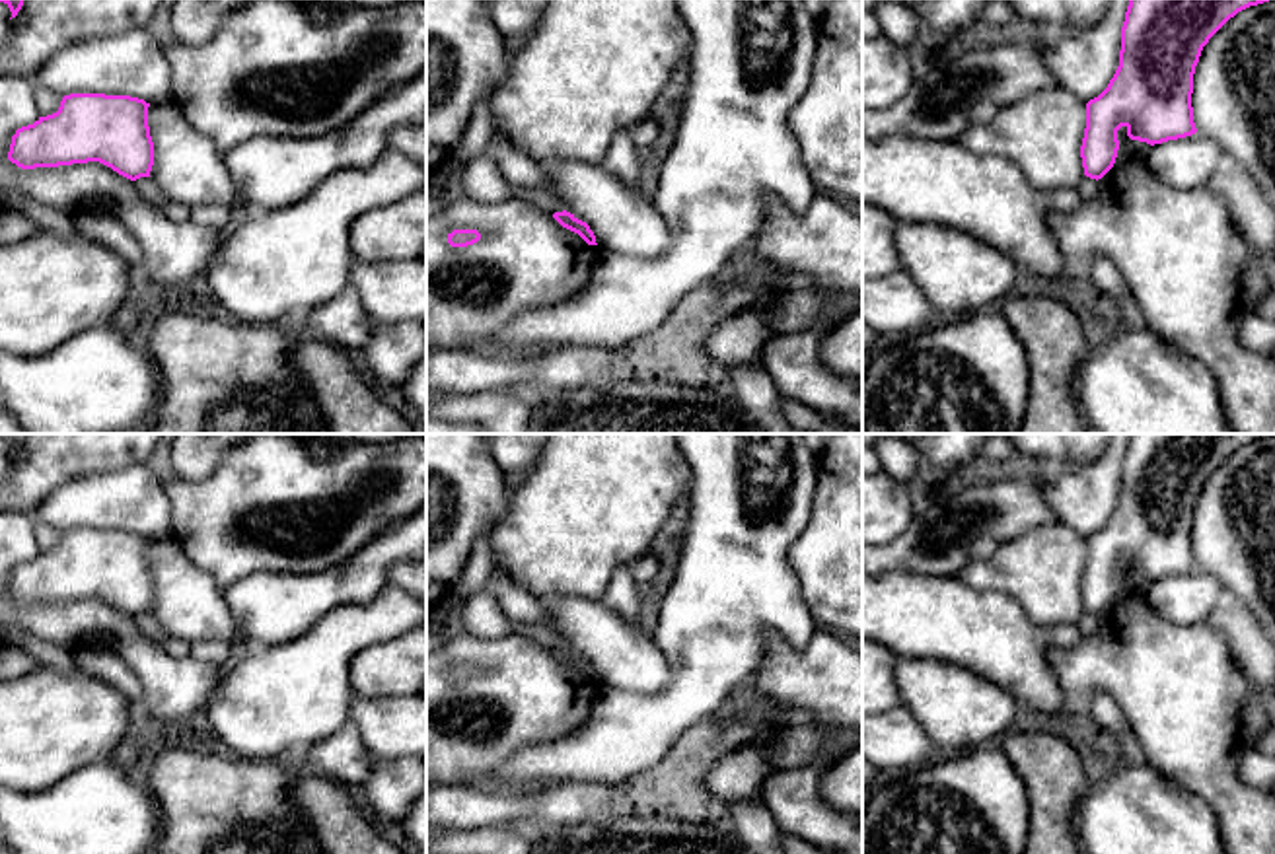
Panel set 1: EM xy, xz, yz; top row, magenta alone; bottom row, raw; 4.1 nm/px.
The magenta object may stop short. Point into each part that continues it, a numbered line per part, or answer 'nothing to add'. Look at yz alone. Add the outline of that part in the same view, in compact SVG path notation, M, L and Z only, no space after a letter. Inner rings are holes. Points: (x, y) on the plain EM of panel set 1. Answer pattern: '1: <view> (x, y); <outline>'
nothing to add

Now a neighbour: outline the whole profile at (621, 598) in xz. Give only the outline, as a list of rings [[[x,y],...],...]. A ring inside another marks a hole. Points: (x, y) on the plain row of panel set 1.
[[[625,564],[615,570],[601,603],[609,611],[640,624],[640,615],[646,607],[637,593],[633,564]]]

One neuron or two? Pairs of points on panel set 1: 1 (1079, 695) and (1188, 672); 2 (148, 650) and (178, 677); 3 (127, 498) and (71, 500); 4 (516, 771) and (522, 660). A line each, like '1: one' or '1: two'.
1: one
2: one
3: one
4: two

